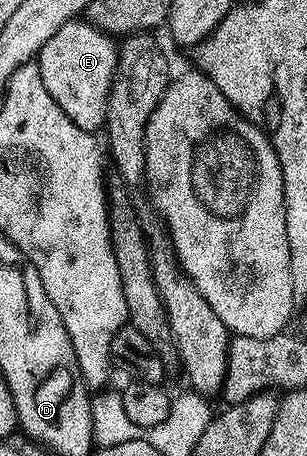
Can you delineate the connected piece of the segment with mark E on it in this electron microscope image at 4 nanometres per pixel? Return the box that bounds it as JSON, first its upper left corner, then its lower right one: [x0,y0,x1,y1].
[37,20,119,132]

